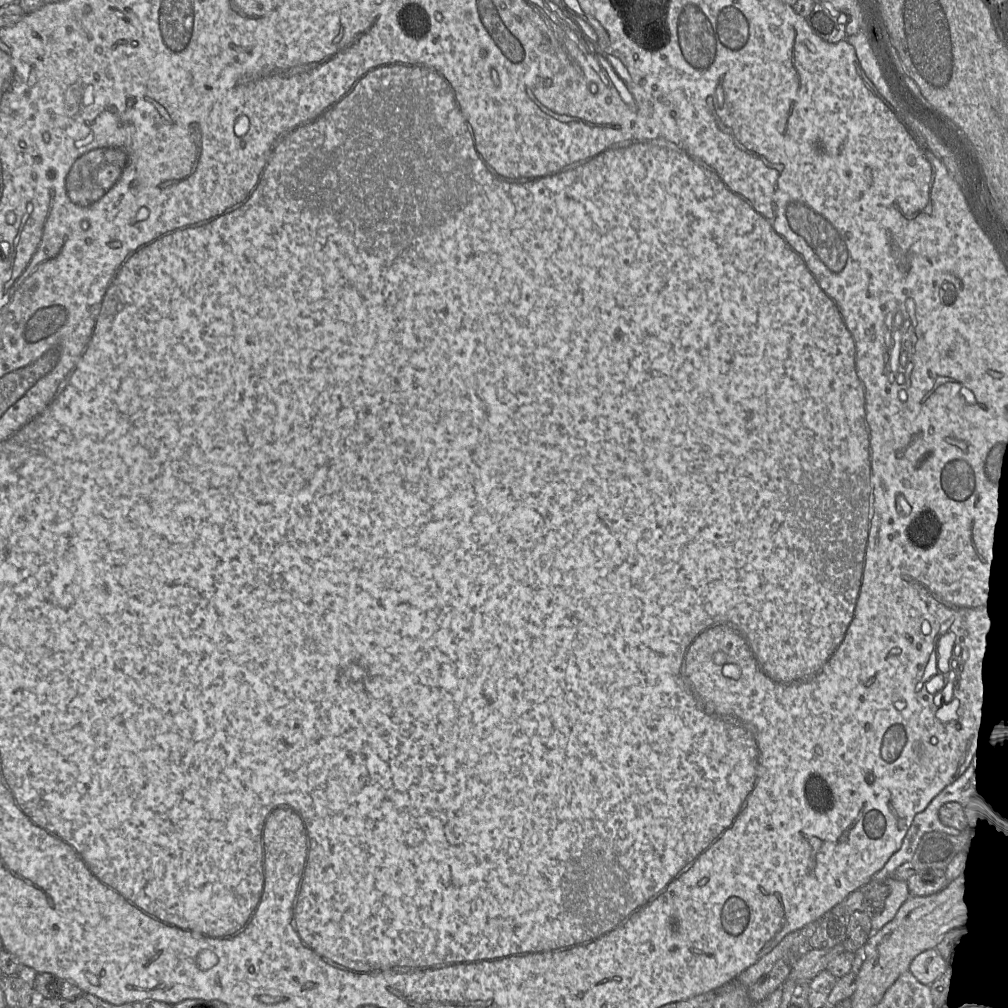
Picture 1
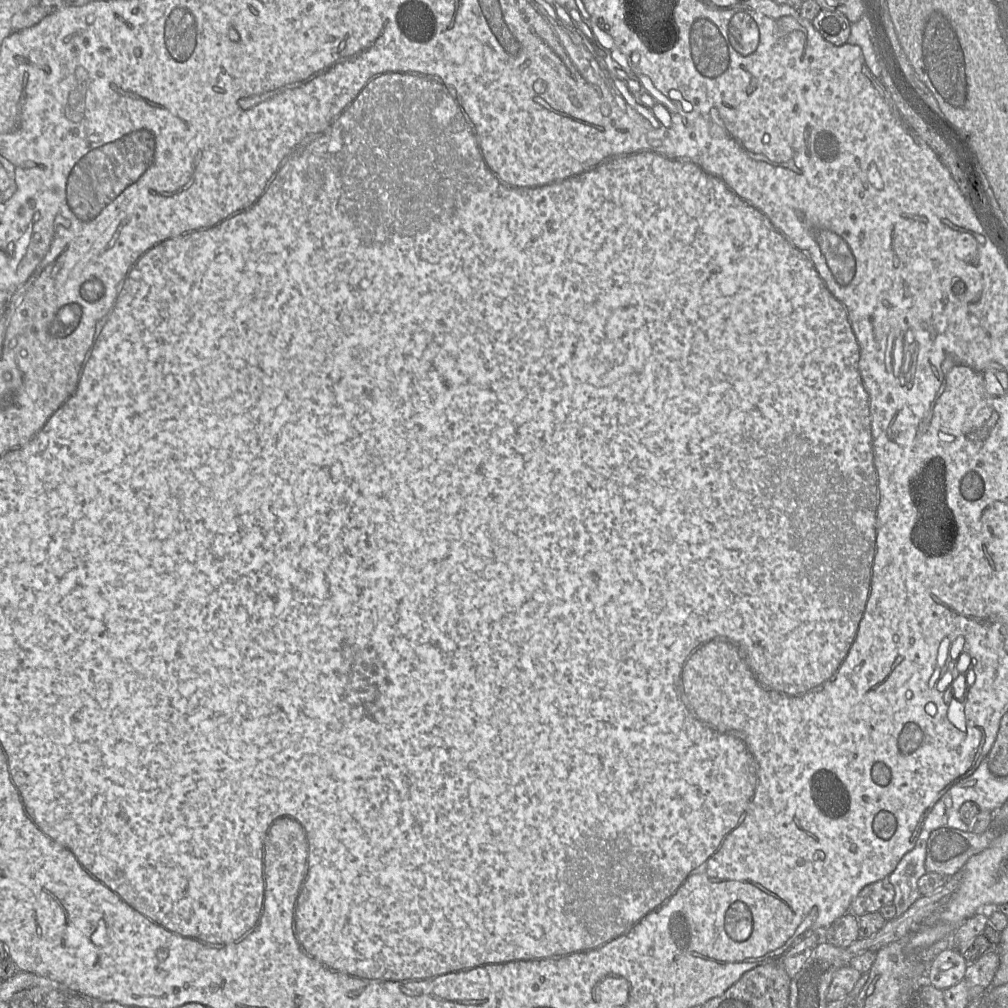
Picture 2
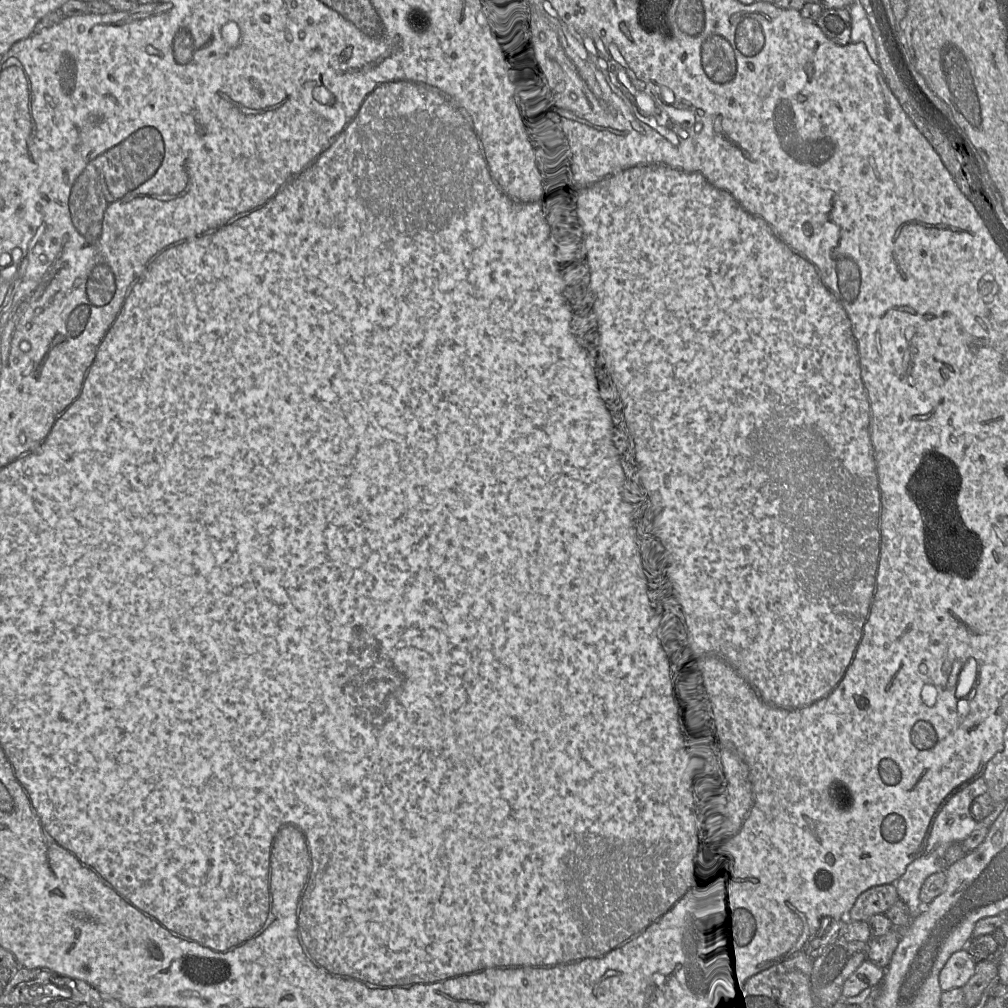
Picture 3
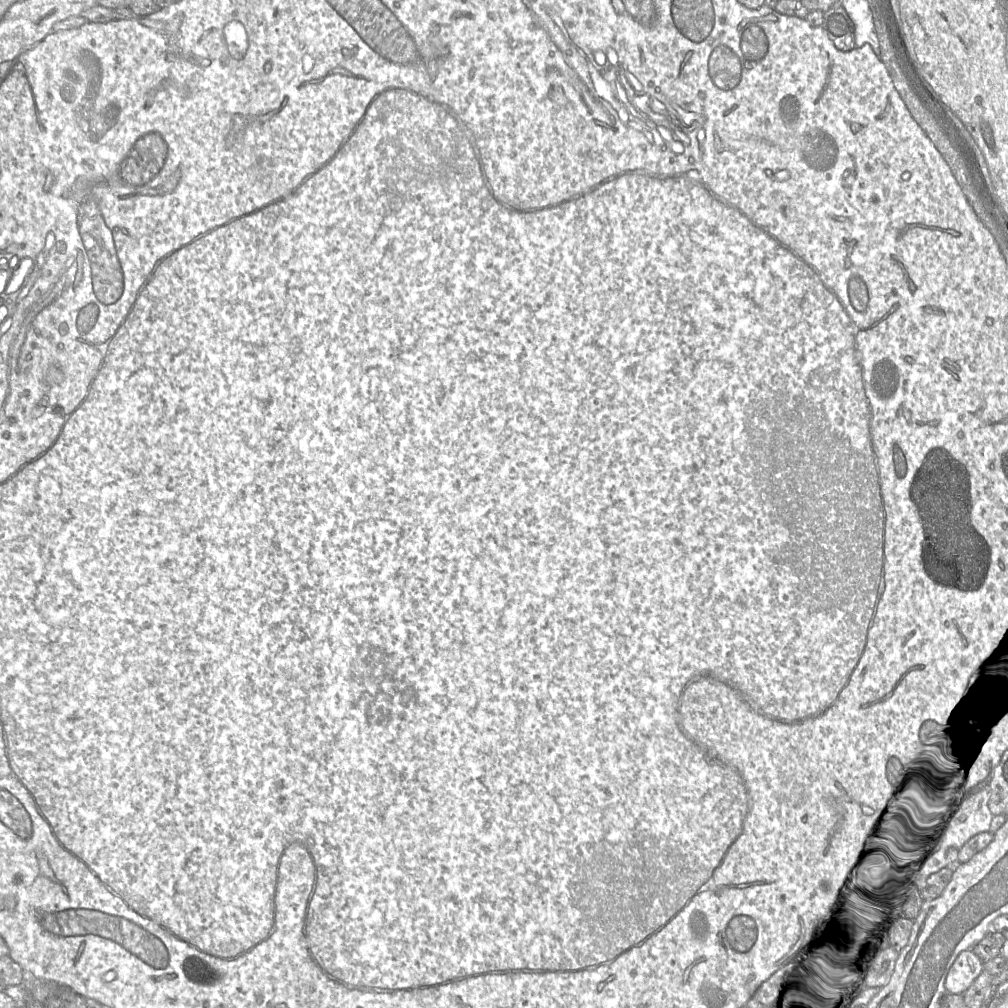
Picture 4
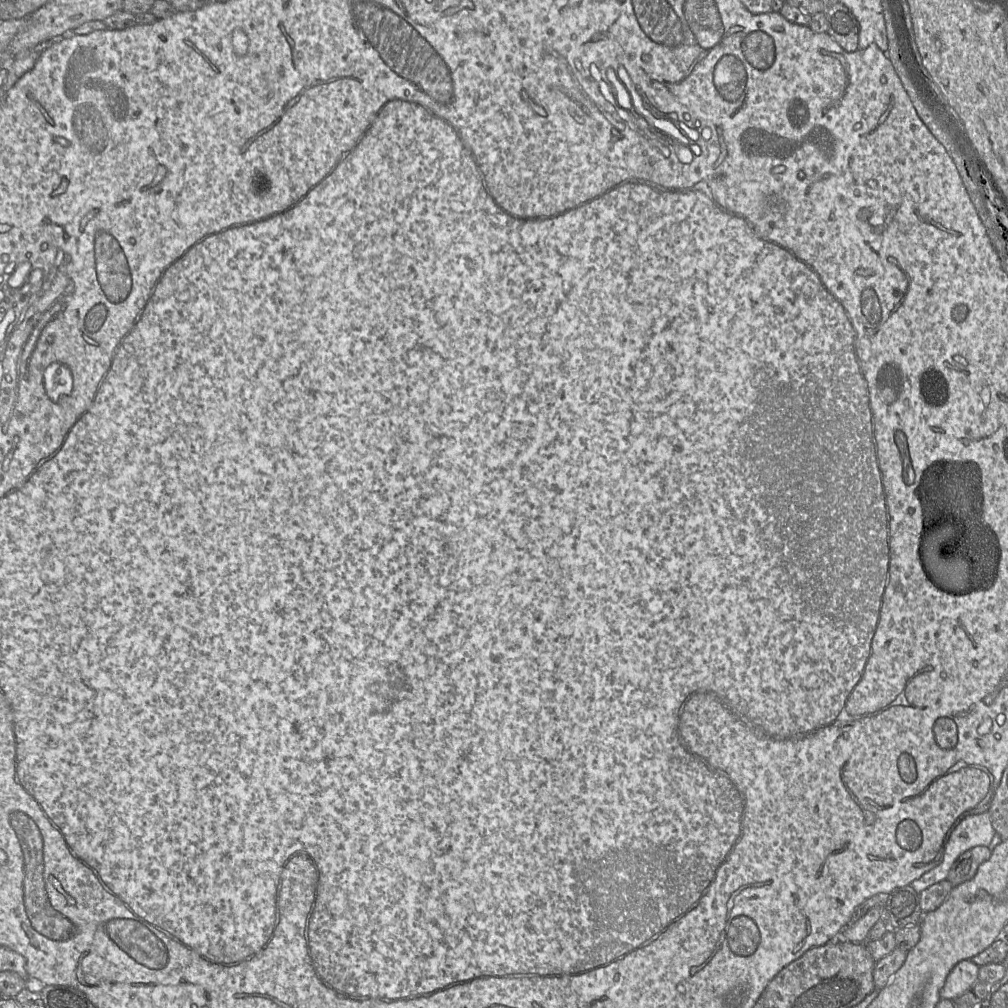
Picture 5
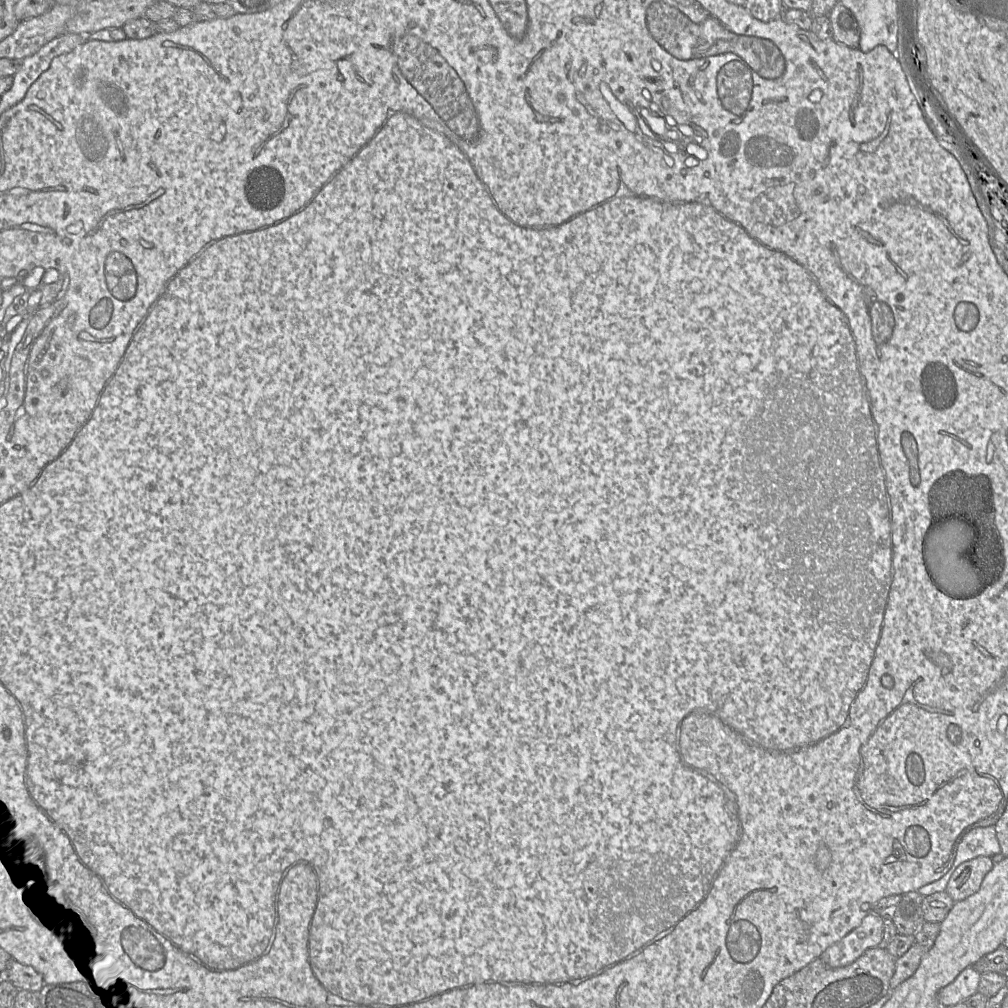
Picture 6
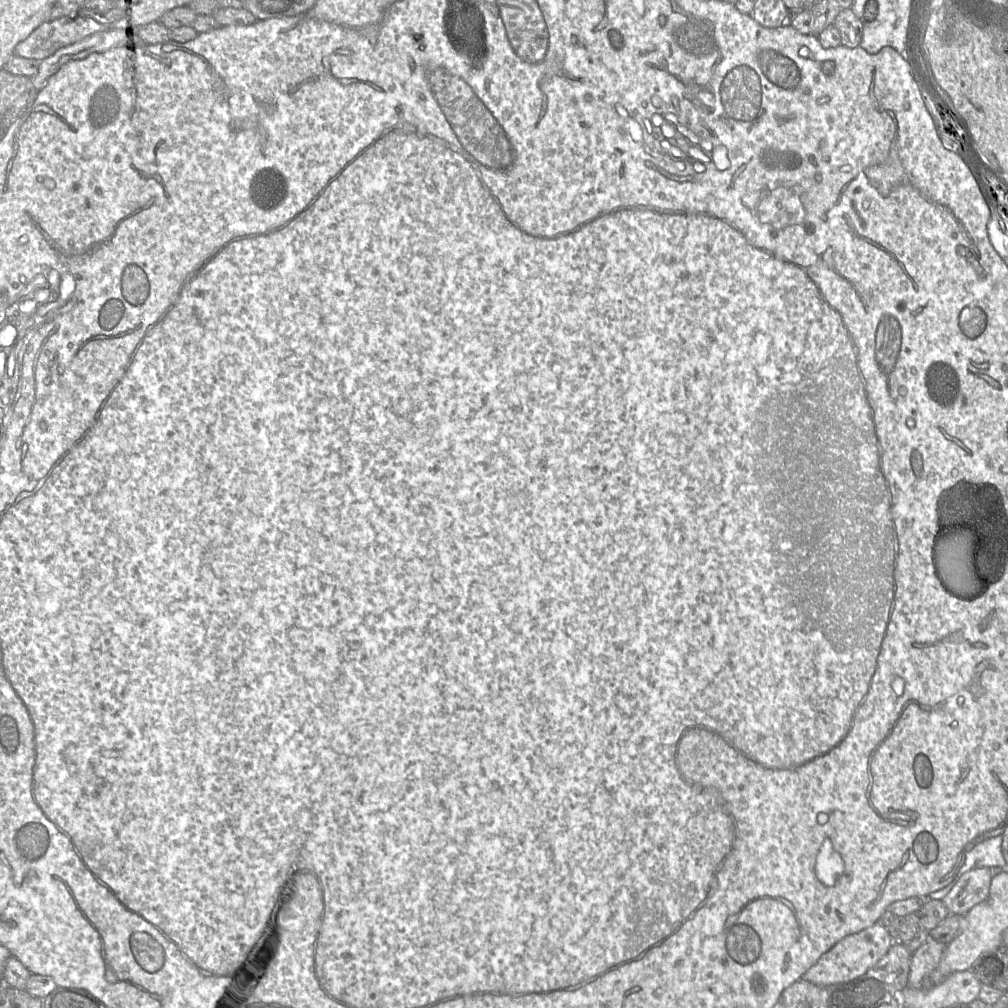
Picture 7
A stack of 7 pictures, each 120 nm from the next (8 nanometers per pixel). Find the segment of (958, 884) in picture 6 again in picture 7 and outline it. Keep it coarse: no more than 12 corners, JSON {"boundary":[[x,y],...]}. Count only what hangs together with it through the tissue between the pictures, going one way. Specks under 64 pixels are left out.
{"boundary":[[990,867],[960,874],[942,900],[965,915],[989,895]]}

